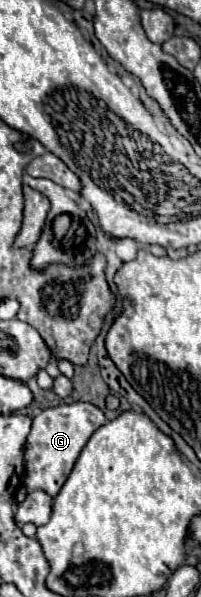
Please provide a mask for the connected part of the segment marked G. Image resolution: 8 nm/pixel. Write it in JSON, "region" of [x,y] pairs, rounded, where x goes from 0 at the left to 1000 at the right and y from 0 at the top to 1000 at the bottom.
{"region":[[[453,675],[284,678],[204,688],[164,702],[164,715],[124,742],[124,812],[144,822],[224,822],[244,832],[274,832],[333,806],[403,752],[463,722],[483,722],[522,705],[512,688]]]}

